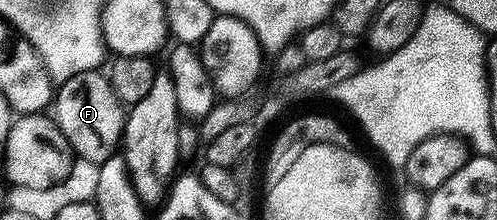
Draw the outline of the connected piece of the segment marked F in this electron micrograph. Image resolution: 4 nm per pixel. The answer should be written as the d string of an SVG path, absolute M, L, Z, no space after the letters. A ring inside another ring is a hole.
M98 69L81 72L57 86L53 97L53 117L65 140L80 159L98 164L116 157L123 140L125 106L113 92L110 77Z

